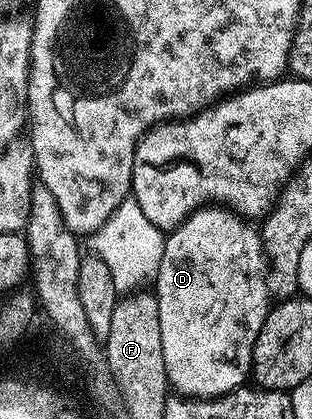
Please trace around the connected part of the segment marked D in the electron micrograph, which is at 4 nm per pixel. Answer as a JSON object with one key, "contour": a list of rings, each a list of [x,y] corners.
{"contour":[[[207,204],[201,210],[195,210],[174,230],[166,234],[166,247],[164,248],[164,260],[160,260],[160,268],[156,279],[156,293],[158,295],[158,307],[160,308],[160,345],[164,348],[164,372],[166,381],[174,386],[179,395],[188,398],[221,398],[223,394],[231,394],[233,390],[245,387],[252,371],[252,352],[256,348],[256,340],[264,328],[266,319],[270,317],[272,301],[272,286],[268,281],[268,261],[266,252],[262,247],[262,235],[259,227],[253,221],[247,220],[241,214],[221,205]]]}

